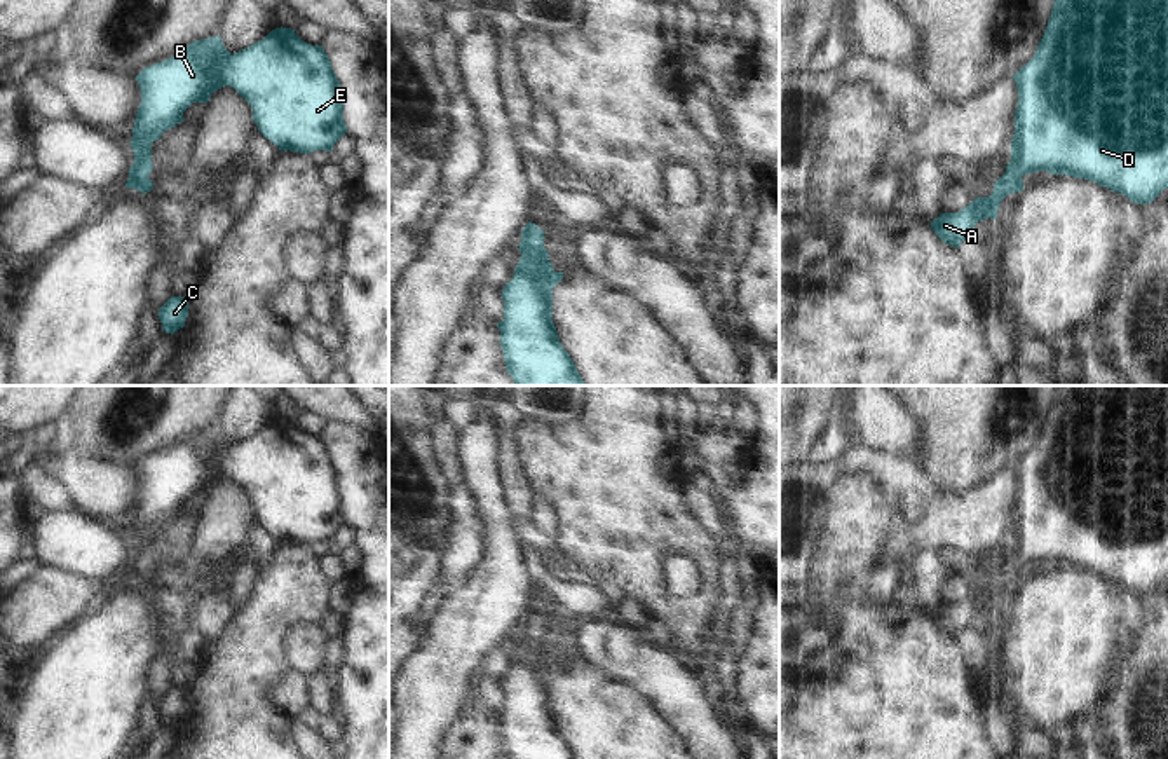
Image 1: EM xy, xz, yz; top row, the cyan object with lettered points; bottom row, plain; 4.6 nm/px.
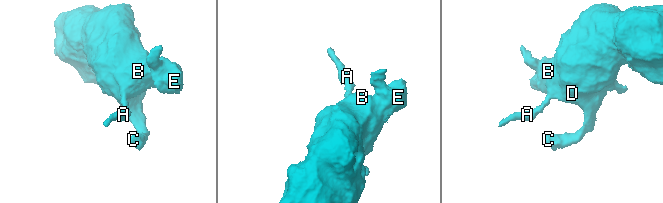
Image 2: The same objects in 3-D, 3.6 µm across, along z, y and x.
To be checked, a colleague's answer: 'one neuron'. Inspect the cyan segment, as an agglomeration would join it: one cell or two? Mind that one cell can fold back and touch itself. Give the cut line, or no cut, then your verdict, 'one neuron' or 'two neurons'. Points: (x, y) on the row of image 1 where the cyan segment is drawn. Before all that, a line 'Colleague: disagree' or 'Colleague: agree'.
Colleague: agree
cut none; one neuron

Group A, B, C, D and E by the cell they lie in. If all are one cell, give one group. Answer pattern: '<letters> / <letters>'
A B C D E

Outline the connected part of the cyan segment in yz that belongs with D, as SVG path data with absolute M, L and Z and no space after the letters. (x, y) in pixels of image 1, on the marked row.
M1055 0L1034 58L1013 79L1018 105L1011 161L988 197L931 222L943 243L959 248L978 222L997 218L1008 194L1023 190L1023 174L1037 171L1095 181L1135 204L1149 204L1168 188L1168 0Z

